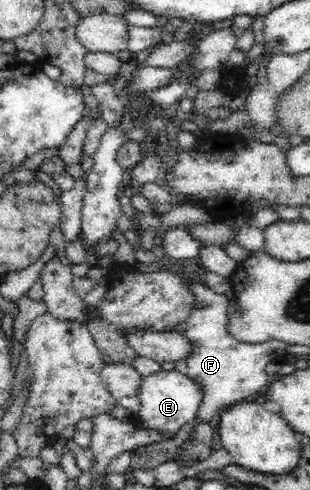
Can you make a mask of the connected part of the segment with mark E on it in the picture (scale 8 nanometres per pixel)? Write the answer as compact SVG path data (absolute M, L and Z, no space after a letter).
M159 369L157 373L144 377L138 390L140 409L132 414L130 423L135 427L144 426L151 430L158 430L164 434L164 438L173 438L181 426L191 422L196 417L197 409L201 404L203 393L200 386L185 374L177 370L164 371Z

